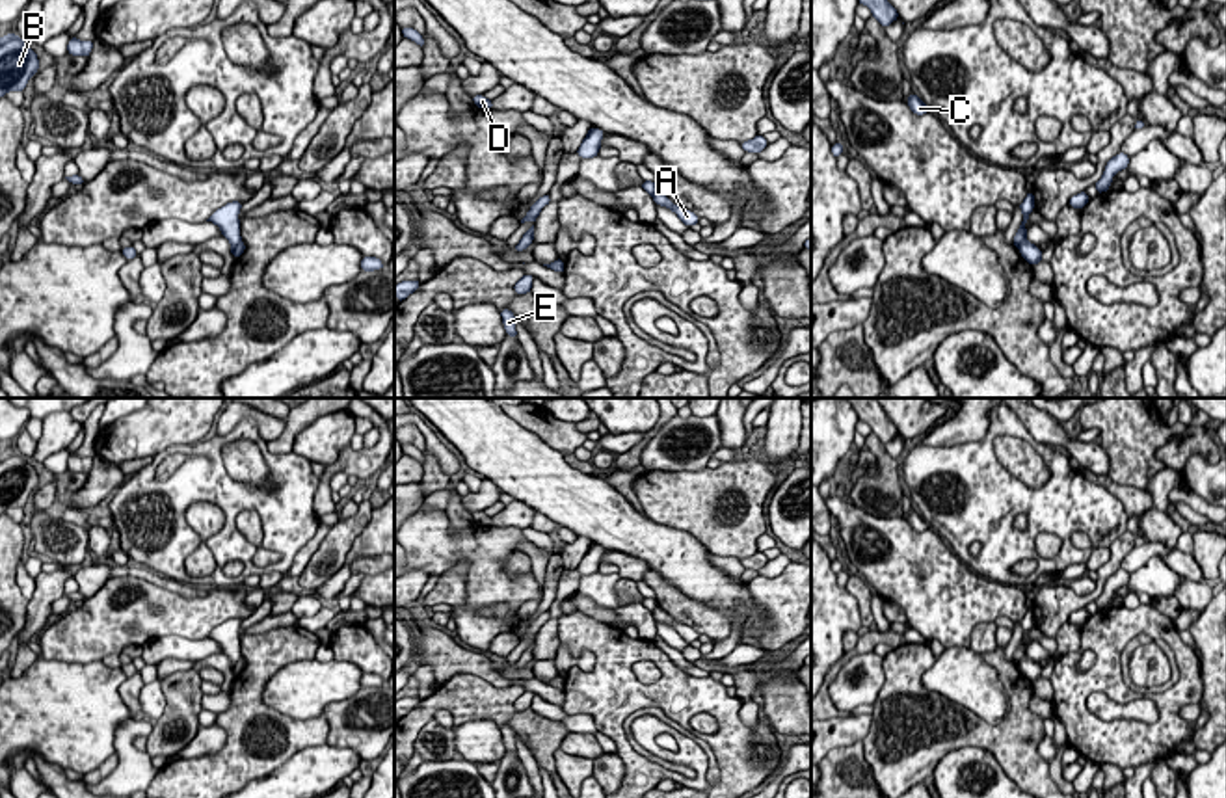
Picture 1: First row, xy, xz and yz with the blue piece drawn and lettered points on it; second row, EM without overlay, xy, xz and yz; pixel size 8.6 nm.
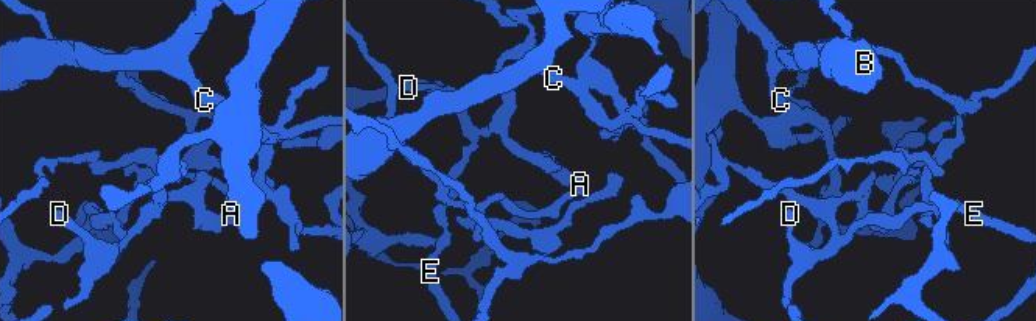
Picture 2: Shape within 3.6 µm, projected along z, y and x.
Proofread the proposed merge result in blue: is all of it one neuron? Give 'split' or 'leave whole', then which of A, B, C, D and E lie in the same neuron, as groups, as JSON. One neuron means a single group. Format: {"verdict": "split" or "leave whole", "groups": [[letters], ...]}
{"verdict": "split", "groups": [["A"], ["B", "C", "D", "E"]]}

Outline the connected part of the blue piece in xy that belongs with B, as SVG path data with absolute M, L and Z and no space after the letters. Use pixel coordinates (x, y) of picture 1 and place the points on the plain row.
M15 450L0 454L0 513L7 508L24 508L37 485L37 471L24 461L24 456Z

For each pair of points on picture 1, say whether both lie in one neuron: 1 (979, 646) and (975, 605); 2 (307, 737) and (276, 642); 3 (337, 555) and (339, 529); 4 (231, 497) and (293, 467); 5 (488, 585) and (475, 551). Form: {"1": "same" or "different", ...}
{"1": "different", "2": "same", "3": "same", "4": "same", "5": "same"}

